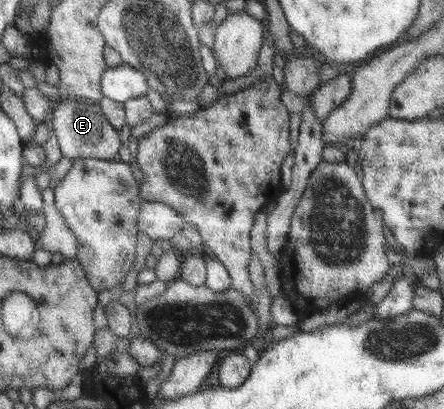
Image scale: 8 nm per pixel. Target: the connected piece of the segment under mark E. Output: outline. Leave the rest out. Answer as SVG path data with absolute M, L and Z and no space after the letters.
M70 98L59 104L53 112L53 129L64 157L71 159L97 158L112 161L122 146L120 132L106 119L98 102L84 98Z

